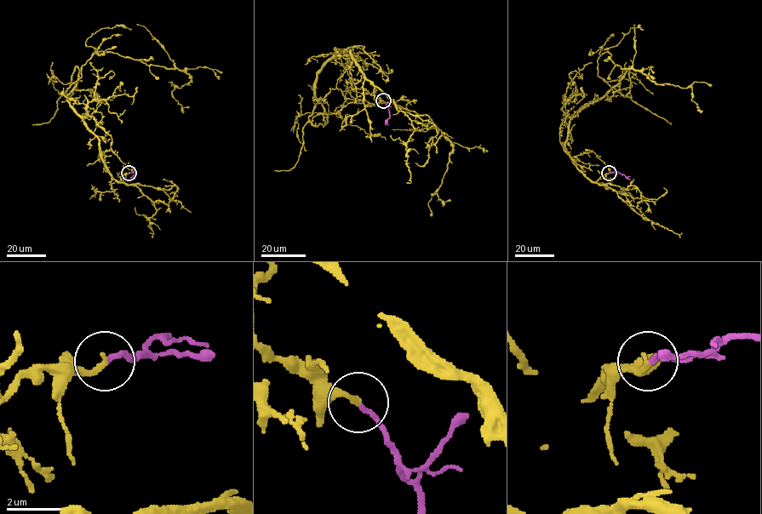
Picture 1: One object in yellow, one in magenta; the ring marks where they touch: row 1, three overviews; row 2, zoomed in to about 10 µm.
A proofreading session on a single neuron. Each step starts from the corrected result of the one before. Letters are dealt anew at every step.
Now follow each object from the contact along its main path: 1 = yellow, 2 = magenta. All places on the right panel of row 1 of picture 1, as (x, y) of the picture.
1: (609, 173), (564, 146), (630, 66), (630, 90), (603, 54), (697, 106)
2: (609, 173), (618, 172), (630, 179)

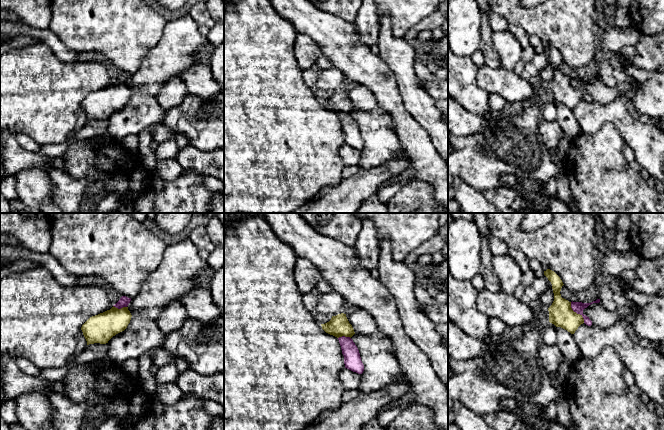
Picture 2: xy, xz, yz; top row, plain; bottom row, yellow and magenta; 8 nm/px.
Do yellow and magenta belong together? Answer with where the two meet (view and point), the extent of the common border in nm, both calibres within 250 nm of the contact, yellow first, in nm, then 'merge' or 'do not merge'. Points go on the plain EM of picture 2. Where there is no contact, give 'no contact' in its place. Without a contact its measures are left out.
contact yz (575, 88); length 200 nm; calibres 190 and 90 nm; merge

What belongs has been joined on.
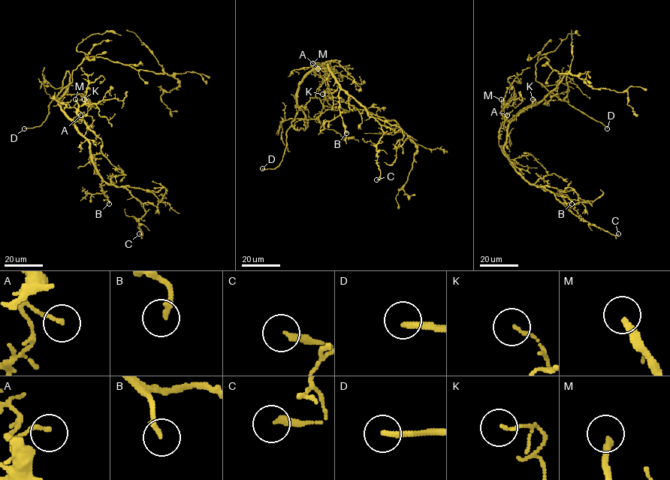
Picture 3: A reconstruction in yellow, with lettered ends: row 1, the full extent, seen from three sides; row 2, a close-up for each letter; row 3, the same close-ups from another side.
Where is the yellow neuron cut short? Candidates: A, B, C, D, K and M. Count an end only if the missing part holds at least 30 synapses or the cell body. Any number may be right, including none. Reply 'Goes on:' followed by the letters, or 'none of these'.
Goes on: B, D, M

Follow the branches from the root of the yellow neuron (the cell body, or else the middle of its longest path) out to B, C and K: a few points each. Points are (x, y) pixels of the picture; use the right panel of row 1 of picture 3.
B: (566, 74), (567, 70), (541, 100), (523, 107), (511, 120), (503, 152), (527, 182), (565, 196), (571, 203)
C: (566, 74), (511, 120), (503, 152), (529, 183), (551, 191), (584, 221), (618, 233)
K: (566, 74), (567, 70), (562, 82), (541, 100), (523, 108), (508, 121), (534, 106), (535, 100), (532, 99)

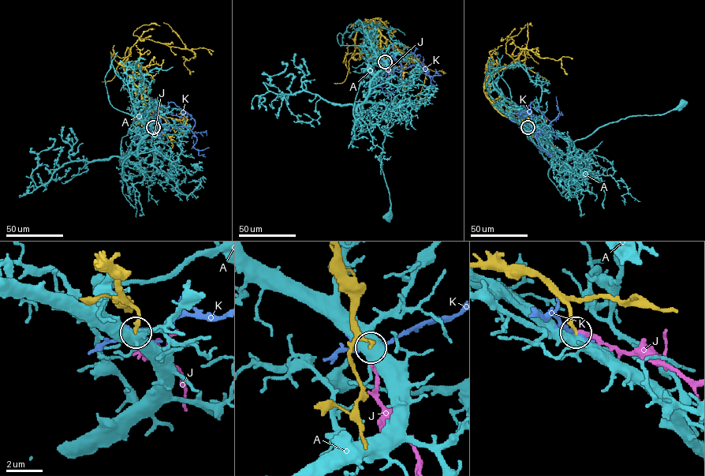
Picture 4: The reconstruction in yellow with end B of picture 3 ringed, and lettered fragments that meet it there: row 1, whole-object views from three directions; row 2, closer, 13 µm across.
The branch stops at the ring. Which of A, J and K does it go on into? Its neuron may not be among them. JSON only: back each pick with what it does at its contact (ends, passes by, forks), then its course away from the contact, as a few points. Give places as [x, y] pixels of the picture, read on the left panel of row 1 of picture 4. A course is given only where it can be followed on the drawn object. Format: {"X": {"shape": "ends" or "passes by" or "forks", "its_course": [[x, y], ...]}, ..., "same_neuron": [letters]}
{"J": {"shape": "ends"}, "same_neuron": ["J"]}

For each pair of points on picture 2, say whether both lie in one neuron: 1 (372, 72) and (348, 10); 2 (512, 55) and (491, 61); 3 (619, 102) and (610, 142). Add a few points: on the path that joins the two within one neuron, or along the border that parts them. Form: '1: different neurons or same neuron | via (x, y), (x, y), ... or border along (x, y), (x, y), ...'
1: different neurons | border along (331, 13), (353, 23)
2: different neurons | border along (491, 36), (493, 48), (502, 65)
3: different neurons | border along (592, 133), (603, 125), (612, 123), (625, 143)

